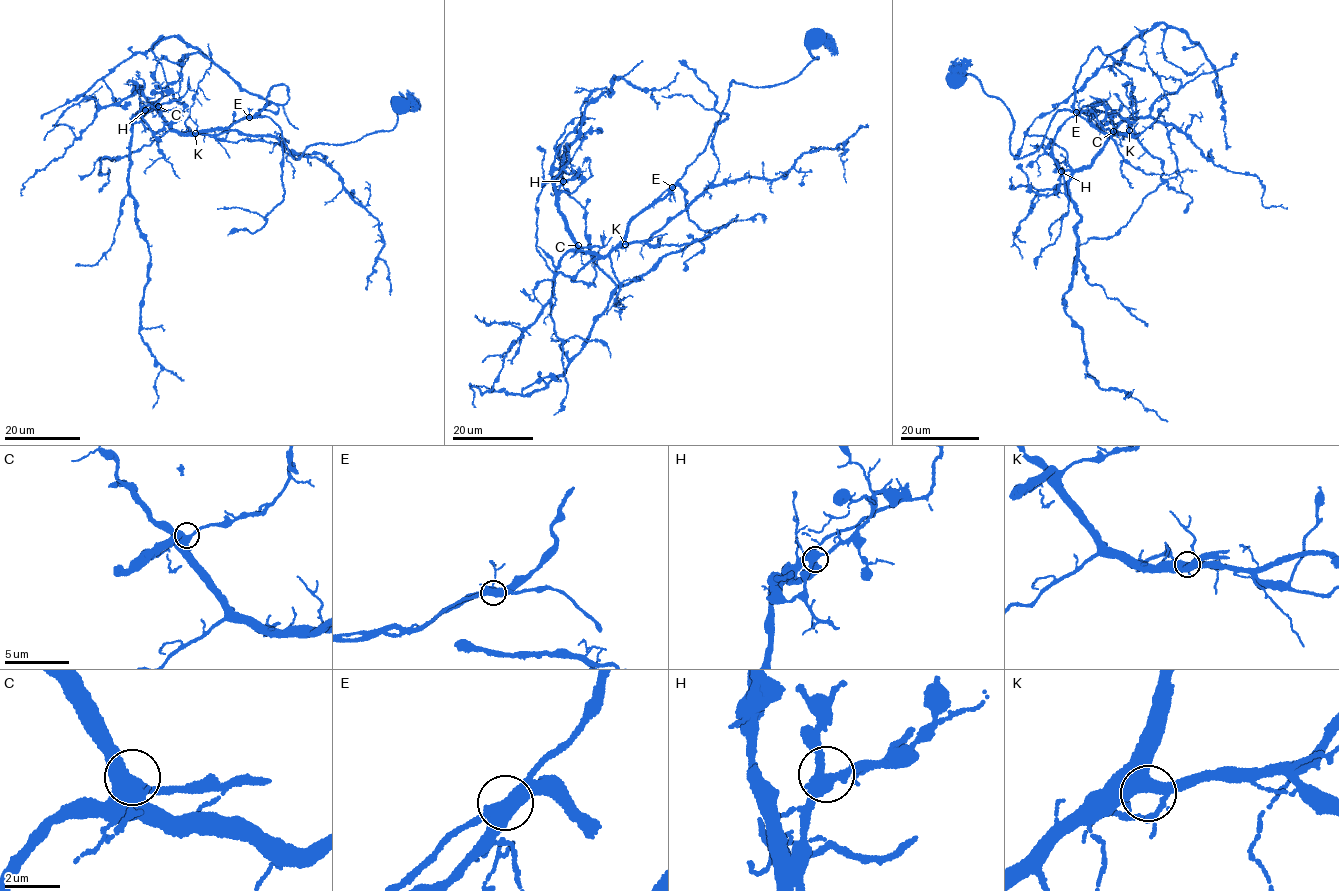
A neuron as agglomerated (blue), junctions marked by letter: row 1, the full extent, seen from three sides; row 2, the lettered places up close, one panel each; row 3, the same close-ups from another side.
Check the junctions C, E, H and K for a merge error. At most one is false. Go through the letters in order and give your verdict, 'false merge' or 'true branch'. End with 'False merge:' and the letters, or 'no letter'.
C: true branch
E: true branch
H: true branch
K: true branch
False merge: no letter

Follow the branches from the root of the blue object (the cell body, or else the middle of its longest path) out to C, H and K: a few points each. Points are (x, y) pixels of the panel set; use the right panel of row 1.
C: (956, 81), (972, 76), (1005, 105), (1015, 156), (1036, 150), (1062, 110), (1104, 134), (1136, 135), (1113, 131)
H: (956, 81), (1005, 105), (1015, 156), (1062, 110), (1136, 135), (1061, 171)
K: (956, 81), (972, 76), (1005, 105), (1015, 156), (1036, 150), (1062, 110), (1104, 134), (1129, 130)

